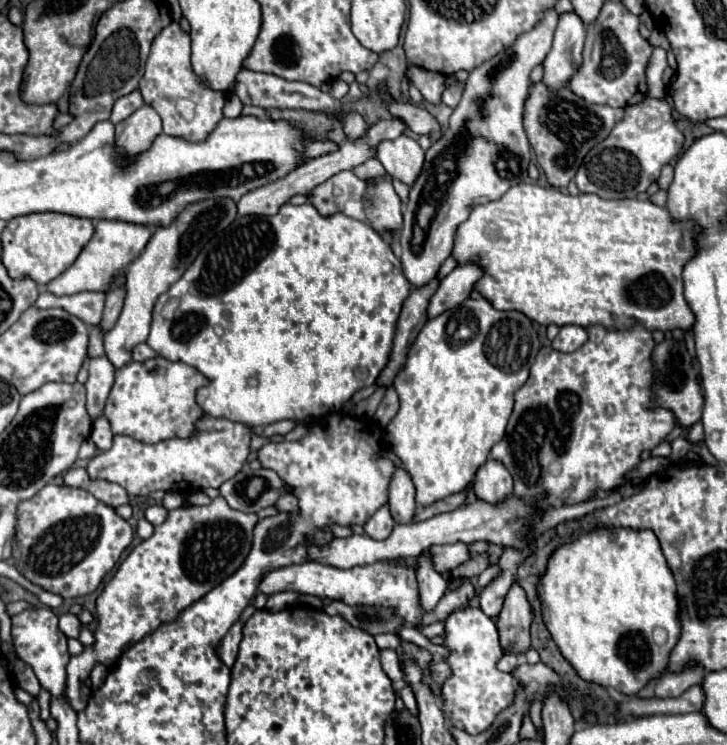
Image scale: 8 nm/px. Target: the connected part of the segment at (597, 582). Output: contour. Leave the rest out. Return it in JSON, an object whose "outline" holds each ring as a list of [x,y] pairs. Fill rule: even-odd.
{"outline":[[[601,525],[583,533],[575,541],[557,547],[547,561],[545,575],[539,579],[537,595],[541,601],[543,621],[553,641],[579,677],[603,687],[613,687],[621,693],[637,693],[651,679],[657,679],[679,639],[681,625],[677,619],[679,607],[675,597],[675,579],[663,557],[659,539],[649,529]],[[655,627],[667,631],[669,639],[665,645],[655,645],[651,641],[651,631]]]}

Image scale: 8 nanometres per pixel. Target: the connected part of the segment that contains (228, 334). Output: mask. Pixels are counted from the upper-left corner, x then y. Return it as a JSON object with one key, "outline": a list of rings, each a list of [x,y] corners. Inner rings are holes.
{"outline":[[[285,203],[279,209],[279,213],[273,217],[259,217],[259,215],[237,217],[219,237],[211,239],[203,247],[203,251],[197,255],[193,265],[183,273],[183,277],[177,283],[173,283],[171,289],[157,299],[153,321],[151,321],[151,331],[145,343],[157,355],[169,361],[183,361],[199,369],[209,379],[209,385],[197,391],[197,403],[209,417],[223,417],[223,419],[243,423],[253,429],[261,429],[269,423],[283,421],[283,419],[311,421],[311,419],[317,419],[329,413],[337,413],[341,405],[351,399],[355,391],[369,387],[377,381],[379,373],[387,367],[387,361],[391,357],[395,323],[397,323],[401,305],[409,295],[409,287],[411,285],[403,275],[401,261],[393,255],[389,243],[385,243],[385,239],[381,239],[381,235],[375,229],[343,213],[321,215],[311,203],[305,203],[299,207]],[[167,305],[171,305],[169,319],[165,317]]]}

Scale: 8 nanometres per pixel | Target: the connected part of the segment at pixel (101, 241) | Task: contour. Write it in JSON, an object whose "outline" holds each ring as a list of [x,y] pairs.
{"outline":[[[107,219],[97,221],[95,235],[87,243],[87,247],[83,247],[77,261],[67,271],[63,271],[57,279],[47,283],[45,289],[59,297],[75,295],[81,291],[107,291],[107,281],[111,281],[115,273],[125,273],[131,261],[135,261],[141,255],[149,237],[151,237],[149,225],[135,225],[127,221],[107,221]]]}

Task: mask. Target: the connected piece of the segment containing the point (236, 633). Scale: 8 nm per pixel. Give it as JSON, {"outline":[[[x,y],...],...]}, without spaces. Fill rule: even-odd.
{"outline":[[[237,621],[237,623],[227,631],[227,635],[221,639],[221,643],[219,643],[219,647],[217,647],[217,657],[219,657],[227,667],[233,667],[233,663],[235,663],[237,649],[239,649],[239,643],[241,643],[241,629],[243,629],[243,625]]]}

